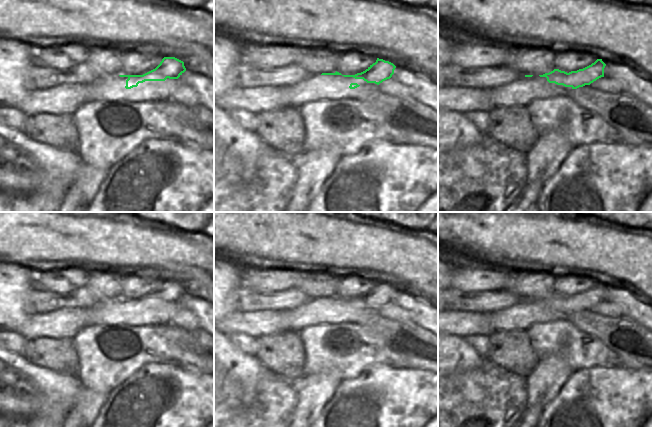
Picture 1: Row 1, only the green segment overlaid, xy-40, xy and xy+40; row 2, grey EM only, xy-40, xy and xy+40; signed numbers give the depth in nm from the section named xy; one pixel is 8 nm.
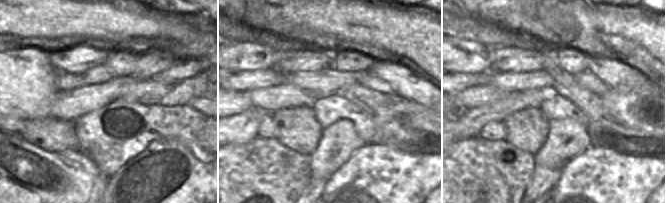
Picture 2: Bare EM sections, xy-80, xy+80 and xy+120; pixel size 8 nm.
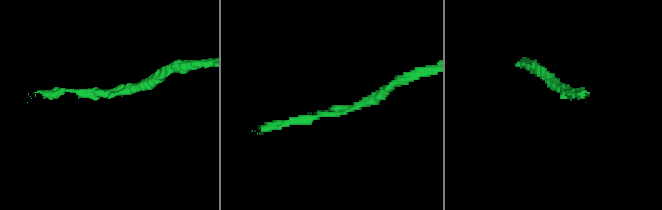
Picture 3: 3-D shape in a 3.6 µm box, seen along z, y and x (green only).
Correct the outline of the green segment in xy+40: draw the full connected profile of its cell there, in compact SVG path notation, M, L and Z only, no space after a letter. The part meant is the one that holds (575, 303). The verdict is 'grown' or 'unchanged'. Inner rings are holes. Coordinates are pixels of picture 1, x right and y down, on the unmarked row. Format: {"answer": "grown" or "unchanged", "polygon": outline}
{"answer": "unchanged", "polygon": "M597 283L591 289L577 295L567 297L559 293L554 293L549 297L539 300L546 301L549 307L555 307L557 309L577 313L585 309L590 309L597 303L604 301L605 290L606 288L602 285L602 283Z"}

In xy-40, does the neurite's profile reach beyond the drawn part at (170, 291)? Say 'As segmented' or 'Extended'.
As segmented.

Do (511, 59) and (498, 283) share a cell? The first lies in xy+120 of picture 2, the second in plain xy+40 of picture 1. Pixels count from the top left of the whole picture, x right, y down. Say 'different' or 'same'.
different

